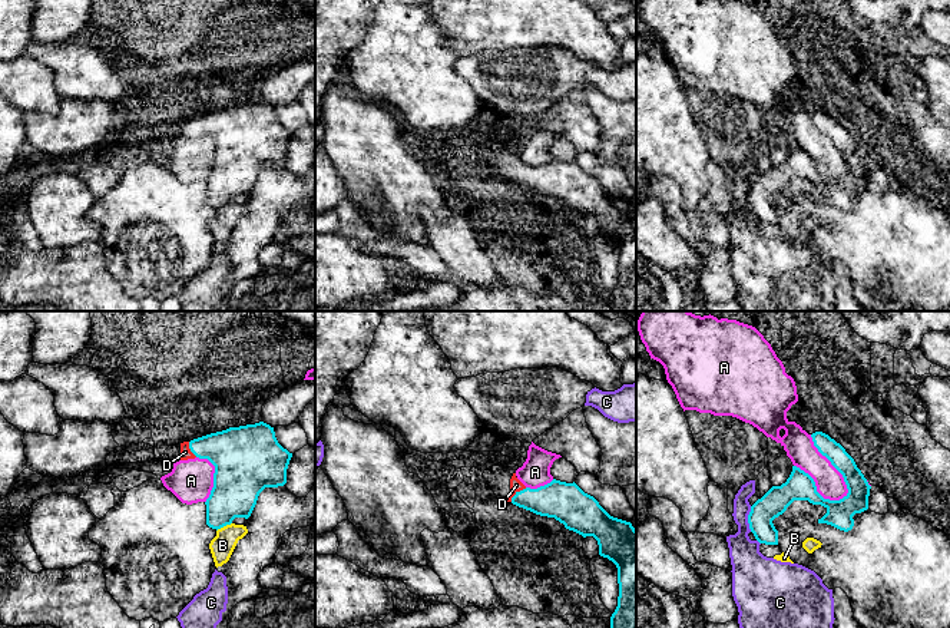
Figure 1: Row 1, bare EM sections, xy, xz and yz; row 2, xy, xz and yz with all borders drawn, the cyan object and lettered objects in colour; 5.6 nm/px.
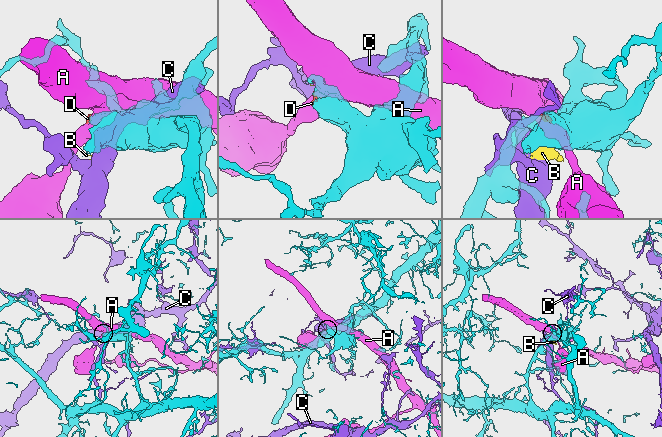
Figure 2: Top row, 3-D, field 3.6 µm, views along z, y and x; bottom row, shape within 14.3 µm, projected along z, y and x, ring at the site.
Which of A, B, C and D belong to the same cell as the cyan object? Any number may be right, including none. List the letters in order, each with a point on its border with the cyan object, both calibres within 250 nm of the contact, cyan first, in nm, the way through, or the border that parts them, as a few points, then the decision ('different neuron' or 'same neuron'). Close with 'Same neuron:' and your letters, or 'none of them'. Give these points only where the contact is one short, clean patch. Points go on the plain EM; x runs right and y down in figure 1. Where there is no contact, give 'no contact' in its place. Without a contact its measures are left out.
A: yz (834, 145) | 160/160 nm | different neuron
B: xy (224, 204) | 280/140 nm | along xy (231, 201), (217, 210) | different neuron
C: yz (748, 198) | 150/190 nm | different neuron
D: xz (517, 171) | 220/70 nm | across xz (558, 178), (528, 178), (517, 171), (516, 164) | same neuron
Same neuron: D

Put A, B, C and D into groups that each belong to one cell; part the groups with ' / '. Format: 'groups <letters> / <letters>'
groups A / B / C / D

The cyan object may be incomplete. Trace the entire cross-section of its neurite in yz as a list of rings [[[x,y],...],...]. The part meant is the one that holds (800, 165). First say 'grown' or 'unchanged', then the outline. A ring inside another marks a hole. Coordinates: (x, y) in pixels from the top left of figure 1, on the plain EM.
unchanged; [[[815,110],[811,116],[818,130],[843,153],[848,172],[840,179],[824,178],[817,171],[814,158],[800,146],[792,145],[785,162],[772,165],[751,185],[748,202],[759,222],[778,224],[778,209],[772,199],[782,194],[794,179],[808,179],[812,184],[824,185],[827,192],[818,198],[818,202],[827,202],[844,211],[853,208],[855,192],[868,188],[871,165],[854,138],[828,113]]]

